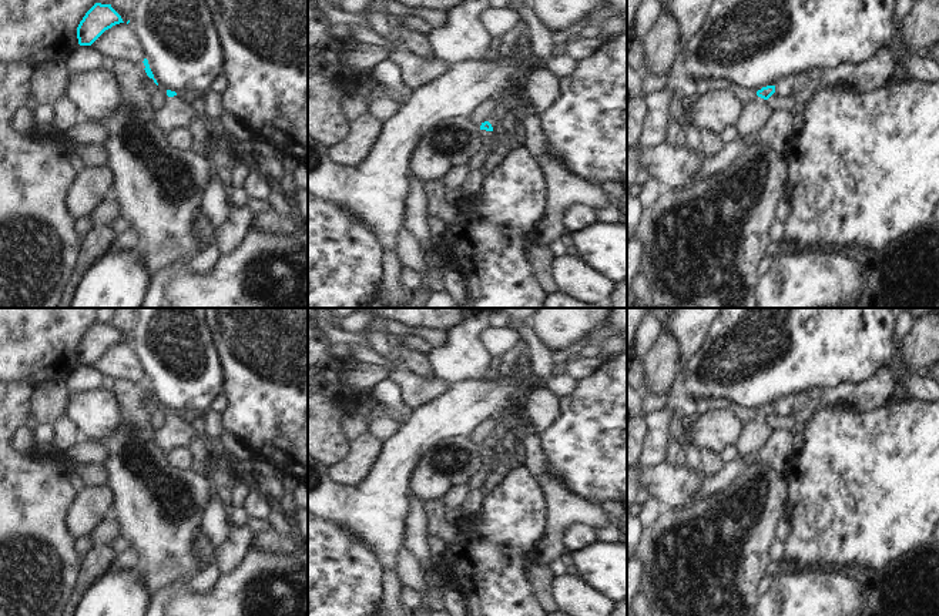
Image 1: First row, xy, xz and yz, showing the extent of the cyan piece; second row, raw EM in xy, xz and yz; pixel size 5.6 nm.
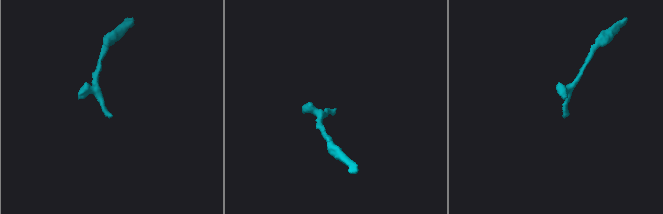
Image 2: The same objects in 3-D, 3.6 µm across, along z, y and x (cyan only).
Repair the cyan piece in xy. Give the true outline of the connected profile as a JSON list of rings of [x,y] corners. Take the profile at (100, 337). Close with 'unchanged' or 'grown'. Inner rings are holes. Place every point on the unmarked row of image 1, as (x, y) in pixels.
[[[95,322],[77,346],[80,365],[91,365],[105,349],[124,342],[111,324]]]; unchanged

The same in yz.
[[[767,405],[757,411],[757,418],[751,421],[740,438],[737,446],[740,458],[758,453],[768,439],[774,435],[774,429],[768,424],[768,418],[775,412],[775,405]]]; grown

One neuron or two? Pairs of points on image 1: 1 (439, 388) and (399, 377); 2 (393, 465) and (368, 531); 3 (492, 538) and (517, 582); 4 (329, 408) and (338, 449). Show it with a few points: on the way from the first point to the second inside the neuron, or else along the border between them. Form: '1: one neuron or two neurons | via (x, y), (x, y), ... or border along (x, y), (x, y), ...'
1: one neuron | via (429, 388), (415, 388), (409, 382)
2: one neuron | via (388, 481), (385, 494), (374, 515)
3: one neuron | via (493, 549), (493, 558), (506, 571)
4: one neuron | via (329, 418), (329, 439)

